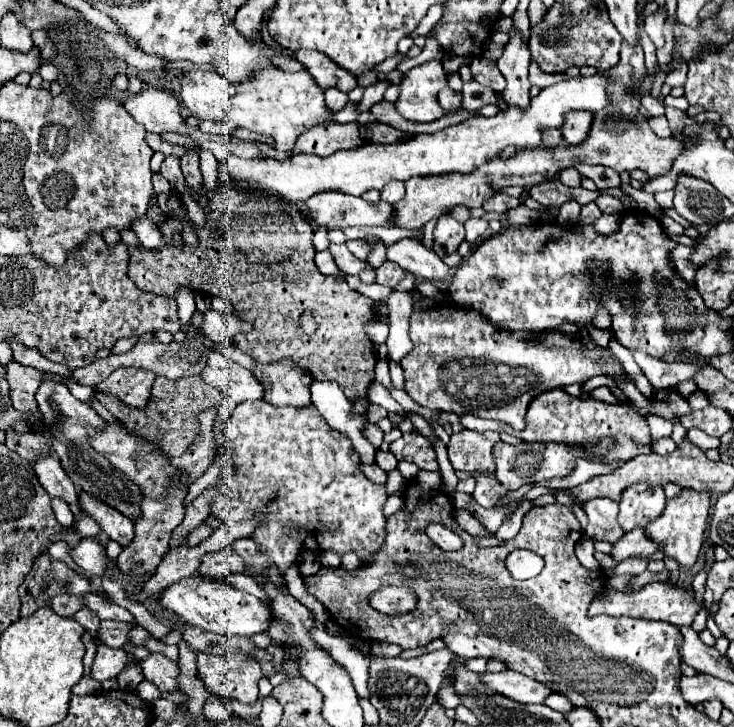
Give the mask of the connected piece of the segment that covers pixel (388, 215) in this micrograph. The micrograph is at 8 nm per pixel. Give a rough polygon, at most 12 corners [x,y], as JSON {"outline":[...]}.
{"outline":[[342,192],[306,200],[314,226],[390,226],[388,202]]}

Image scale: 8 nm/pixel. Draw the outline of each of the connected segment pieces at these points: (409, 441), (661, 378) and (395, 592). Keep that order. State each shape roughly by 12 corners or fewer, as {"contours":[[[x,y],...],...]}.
{"contours":[[[402,434],[390,444],[398,462],[436,470],[434,448],[422,434]],[[644,352],[632,356],[654,390],[692,380],[688,364],[666,364]],[[388,586],[370,596],[380,614],[400,616],[416,610],[412,588]]]}

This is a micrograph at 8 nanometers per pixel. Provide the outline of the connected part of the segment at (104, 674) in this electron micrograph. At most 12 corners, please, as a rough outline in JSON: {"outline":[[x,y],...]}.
{"outline":[[100,644],[90,678],[104,682],[124,670],[128,654]]}

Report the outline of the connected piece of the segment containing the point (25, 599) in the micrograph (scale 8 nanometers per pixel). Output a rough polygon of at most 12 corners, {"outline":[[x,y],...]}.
{"outline":[[50,554],[20,586],[20,616],[74,616],[90,580]]}

